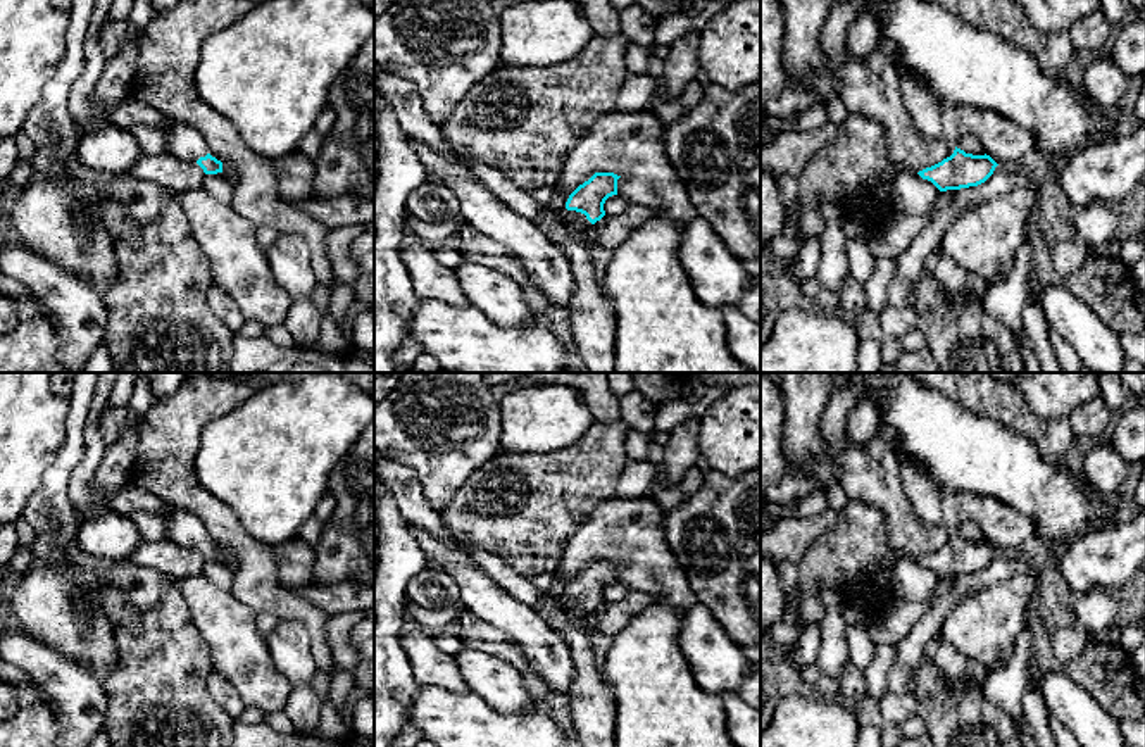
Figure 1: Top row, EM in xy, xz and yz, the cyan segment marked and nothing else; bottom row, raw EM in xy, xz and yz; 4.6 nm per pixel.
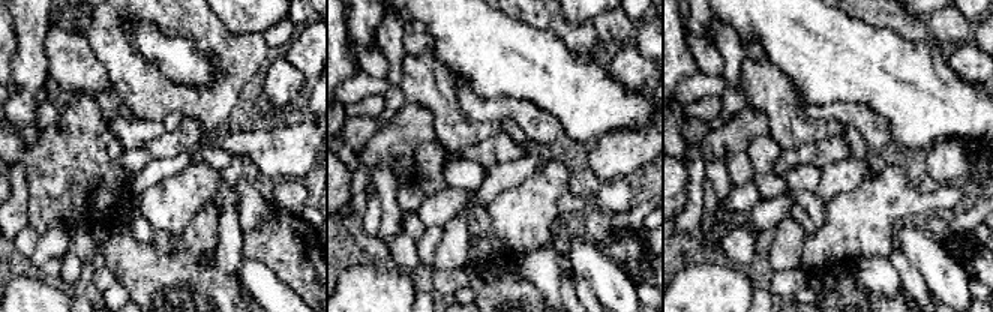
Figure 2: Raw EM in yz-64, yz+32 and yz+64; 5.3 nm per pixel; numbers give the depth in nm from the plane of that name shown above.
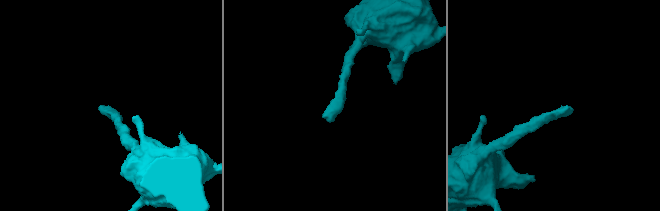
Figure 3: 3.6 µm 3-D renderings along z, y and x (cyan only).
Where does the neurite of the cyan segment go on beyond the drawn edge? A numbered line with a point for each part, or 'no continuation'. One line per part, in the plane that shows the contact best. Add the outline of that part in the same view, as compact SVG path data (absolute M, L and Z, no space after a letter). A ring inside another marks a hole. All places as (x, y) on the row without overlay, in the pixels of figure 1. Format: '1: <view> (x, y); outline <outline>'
1: xz (576, 608); outline M567 597L562 602L564 609L572 616L572 618L579 618L579 616L590 616L593 611L586 606L585 600L576 599L576 597Z

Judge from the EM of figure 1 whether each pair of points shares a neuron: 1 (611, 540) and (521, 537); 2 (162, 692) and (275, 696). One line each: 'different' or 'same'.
1: different
2: different

